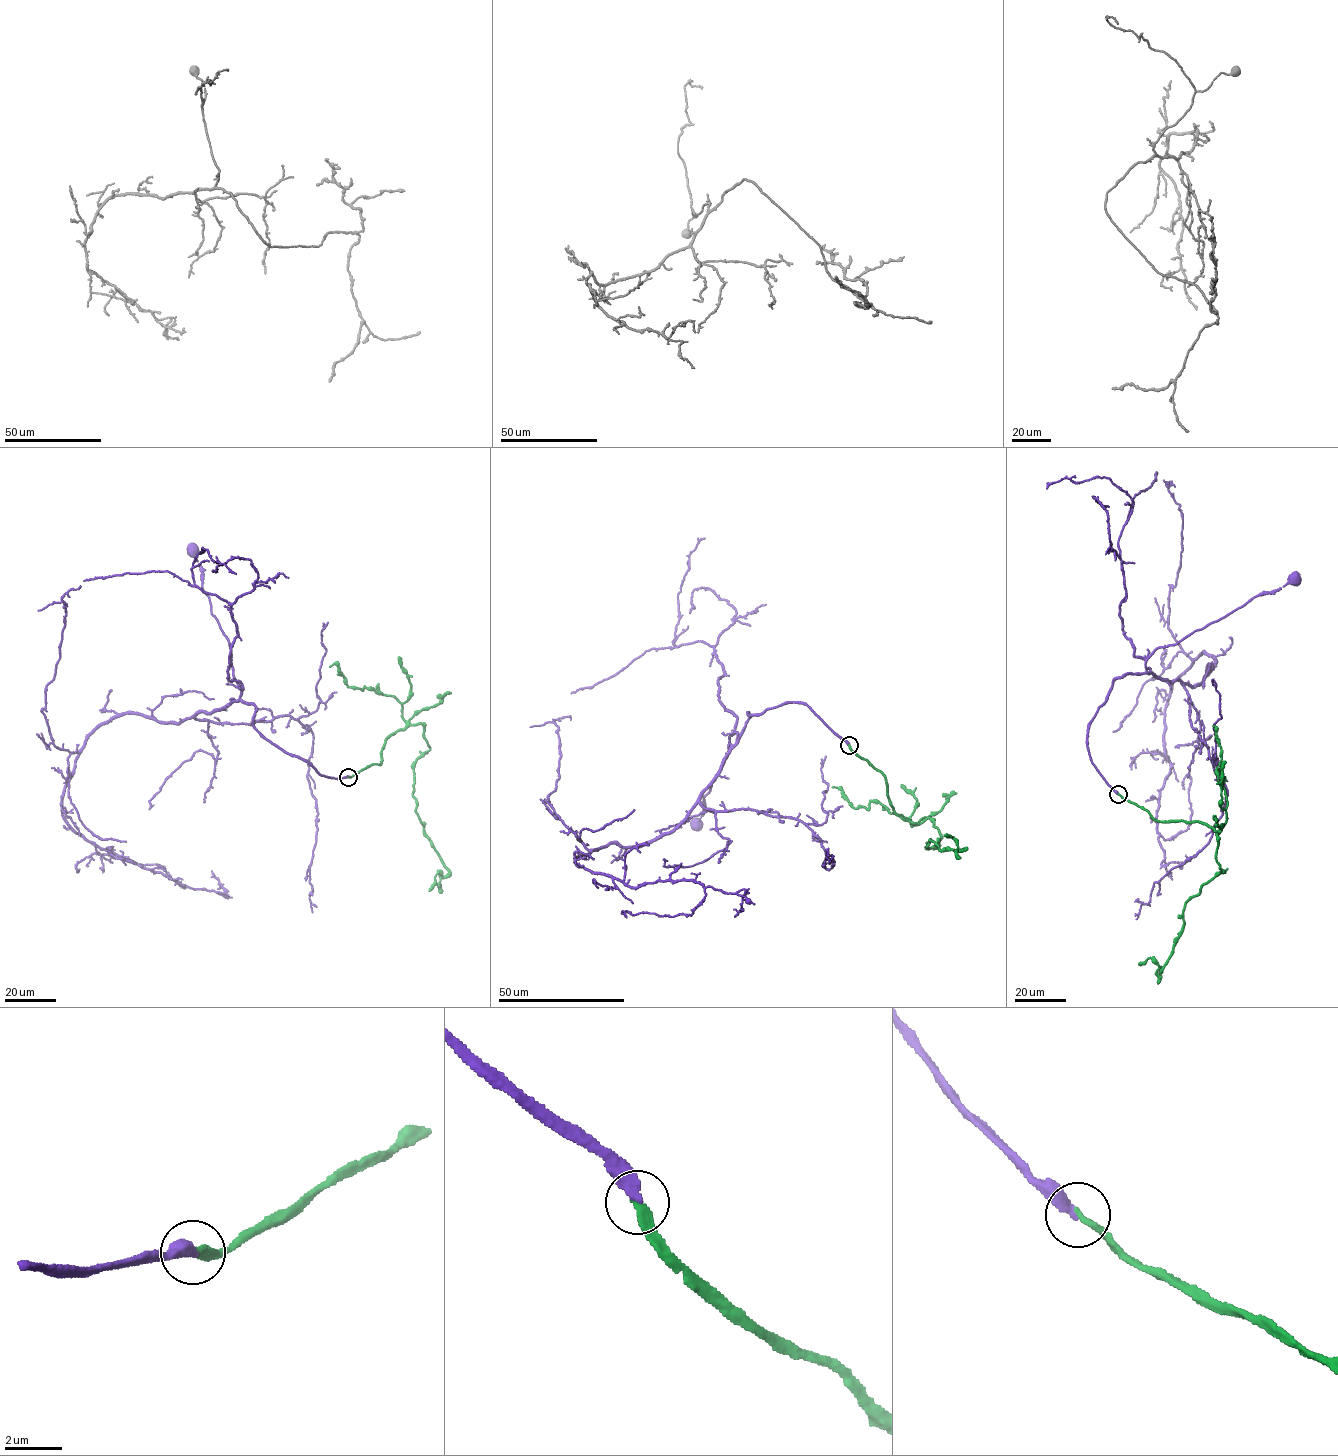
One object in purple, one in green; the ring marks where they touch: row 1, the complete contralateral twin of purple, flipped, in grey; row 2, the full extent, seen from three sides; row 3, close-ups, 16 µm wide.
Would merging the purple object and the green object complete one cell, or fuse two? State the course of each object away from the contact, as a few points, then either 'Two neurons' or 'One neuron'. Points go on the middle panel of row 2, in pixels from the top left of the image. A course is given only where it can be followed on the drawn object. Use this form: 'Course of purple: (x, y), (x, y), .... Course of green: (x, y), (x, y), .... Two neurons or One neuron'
Course of purple: (849, 745), (798, 702), (747, 712), (738, 739), (737, 732), (729, 737), (727, 757), (695, 823). Course of green: (849, 745), (885, 778), (893, 810), (933, 821), (941, 838), (928, 848), (965, 849), (944, 835). One neuron

